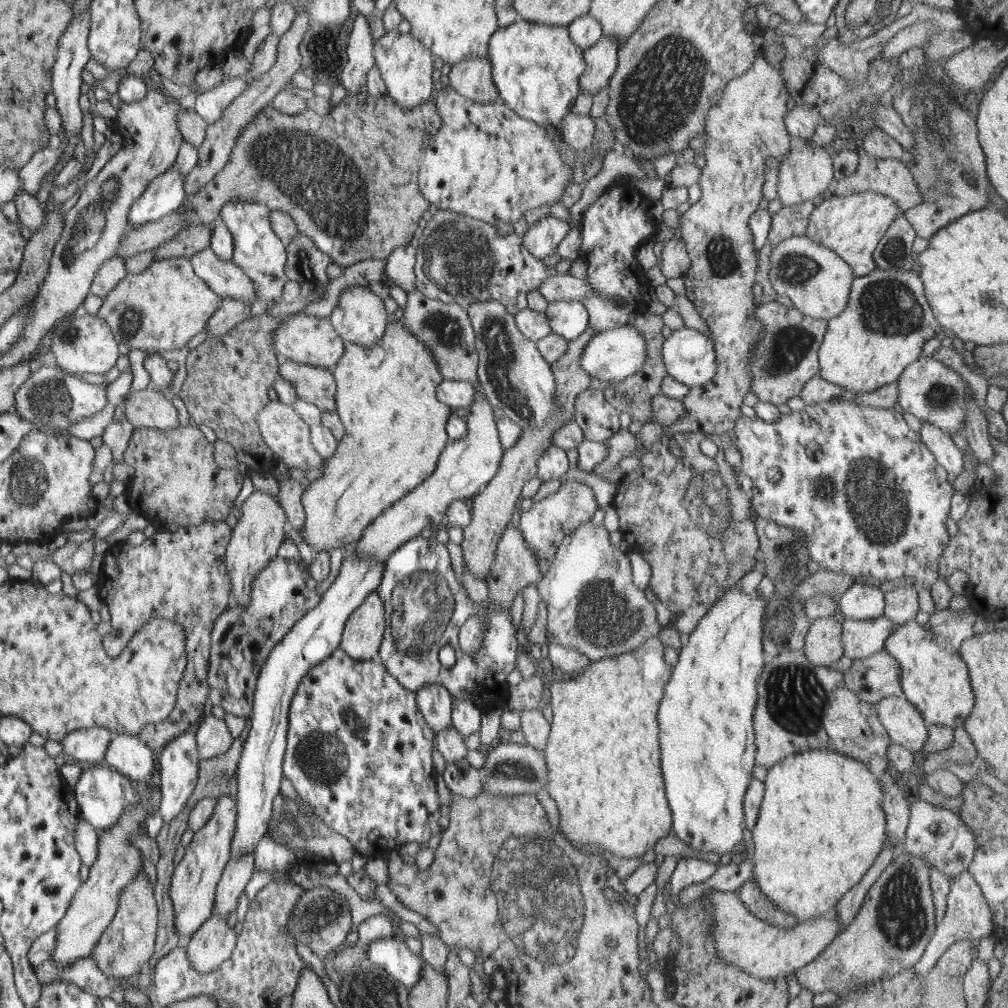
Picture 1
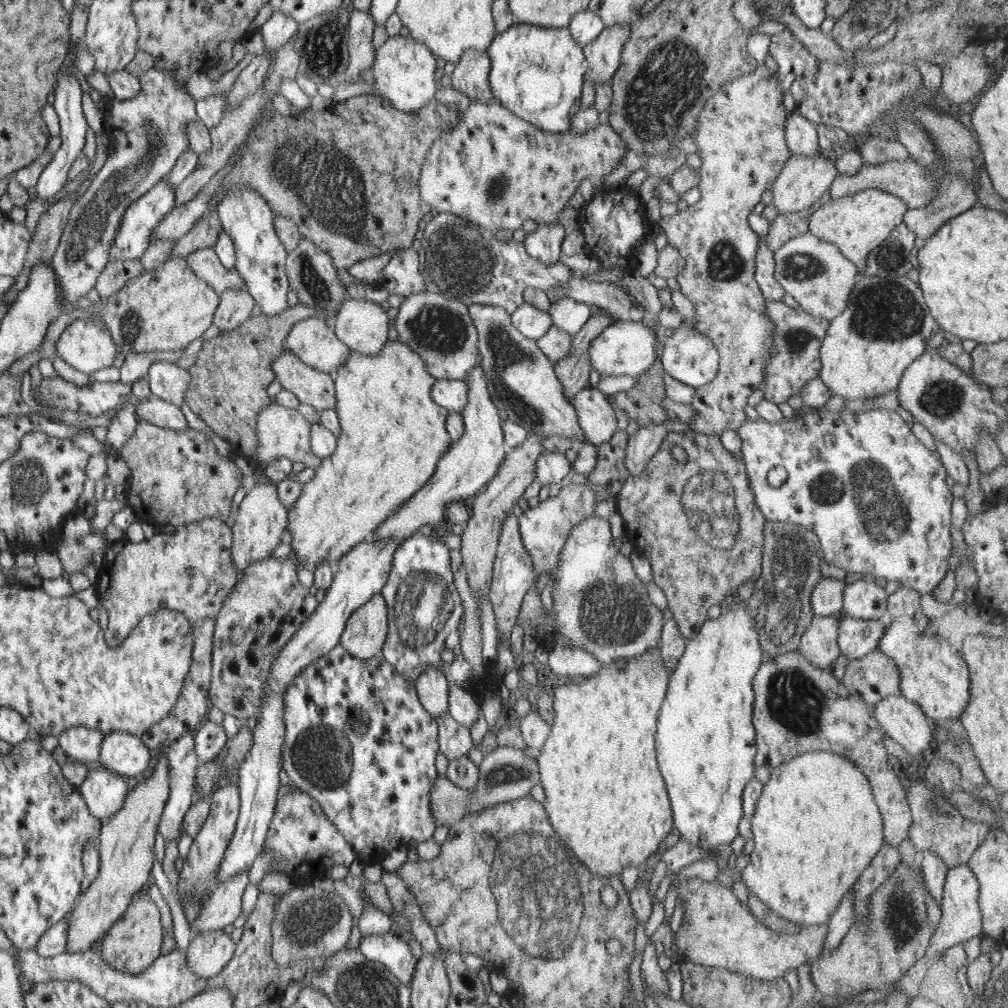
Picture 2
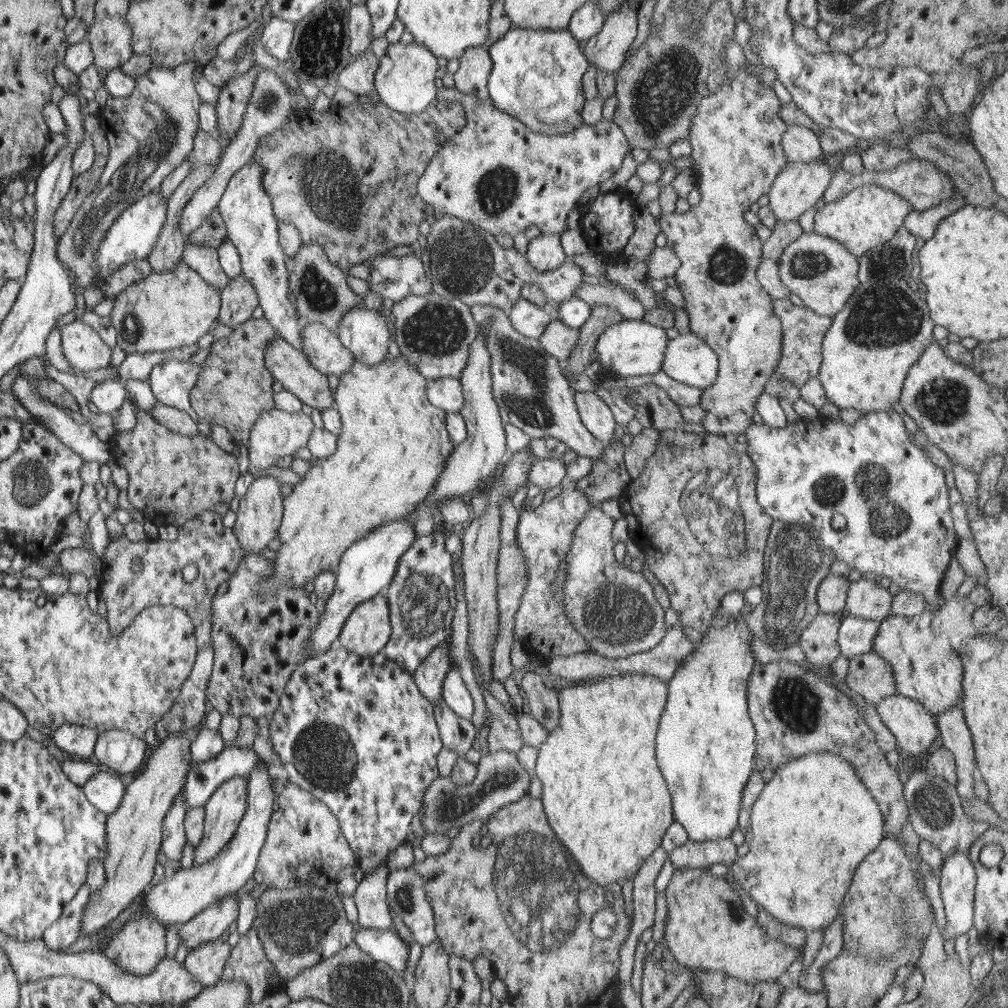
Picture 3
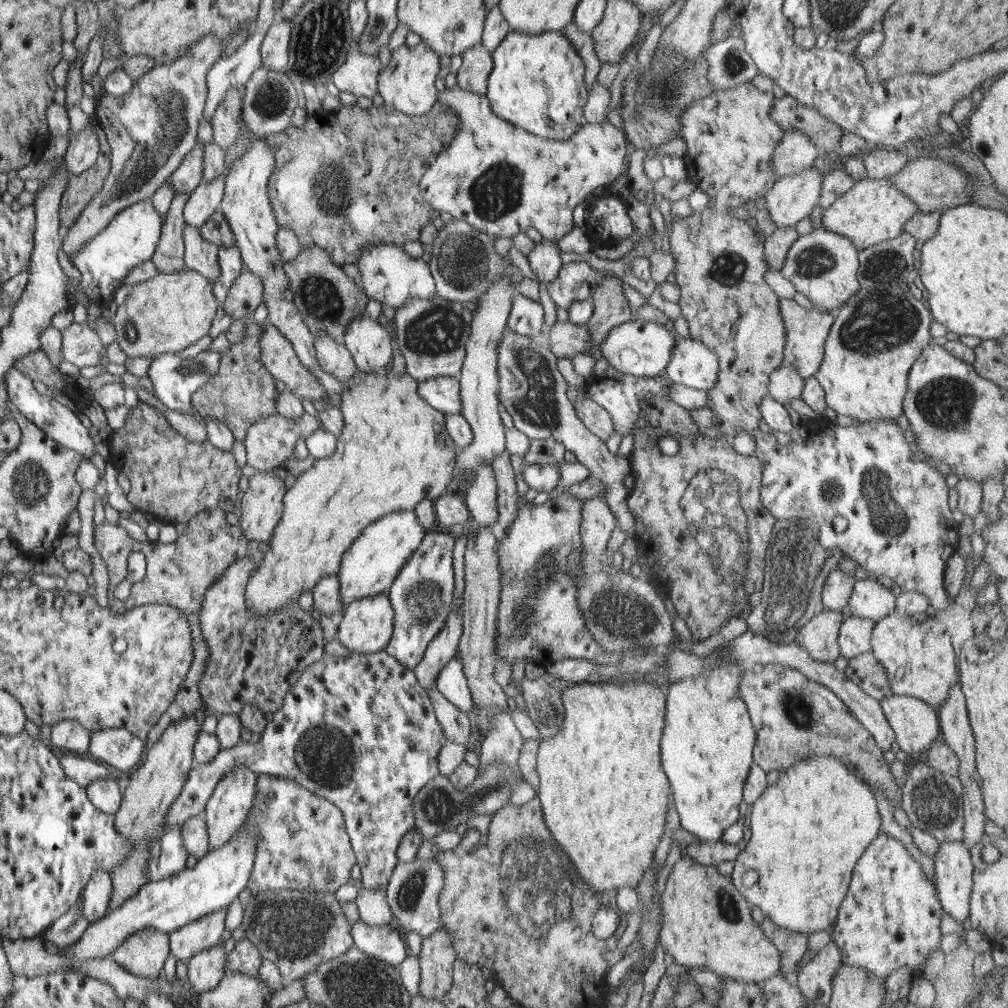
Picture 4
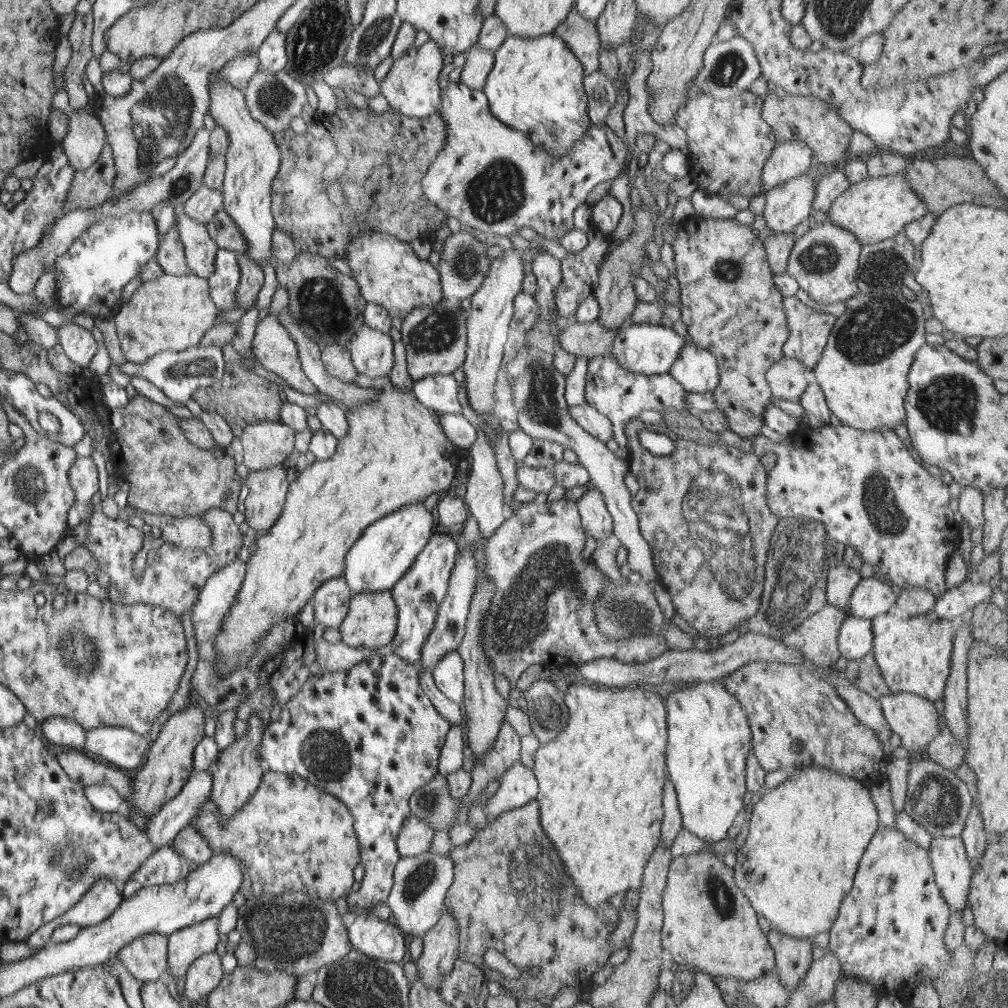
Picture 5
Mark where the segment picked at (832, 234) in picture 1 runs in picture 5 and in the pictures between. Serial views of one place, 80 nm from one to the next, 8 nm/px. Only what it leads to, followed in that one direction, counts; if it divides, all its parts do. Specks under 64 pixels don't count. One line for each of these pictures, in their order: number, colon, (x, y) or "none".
2: (857, 223)
3: (866, 217)
4: (873, 210)
5: (877, 208)

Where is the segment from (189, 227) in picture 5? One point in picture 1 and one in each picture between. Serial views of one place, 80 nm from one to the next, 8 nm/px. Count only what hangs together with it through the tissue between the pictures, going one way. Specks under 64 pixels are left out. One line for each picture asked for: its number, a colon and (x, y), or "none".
1: (224, 277)
2: (204, 263)
3: (204, 260)
4: (199, 254)

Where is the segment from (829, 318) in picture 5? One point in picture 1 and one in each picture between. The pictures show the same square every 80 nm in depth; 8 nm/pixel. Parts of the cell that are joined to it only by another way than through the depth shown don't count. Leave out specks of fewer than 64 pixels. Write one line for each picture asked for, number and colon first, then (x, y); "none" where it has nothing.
1: (786, 355)
2: (794, 351)
3: (802, 332)
4: (806, 330)

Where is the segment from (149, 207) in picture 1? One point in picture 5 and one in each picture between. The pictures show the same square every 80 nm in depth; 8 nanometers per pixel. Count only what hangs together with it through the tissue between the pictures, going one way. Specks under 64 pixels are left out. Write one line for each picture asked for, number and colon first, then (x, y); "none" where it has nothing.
2: (145, 214)
3: (132, 236)
4: (103, 262)
5: (90, 274)

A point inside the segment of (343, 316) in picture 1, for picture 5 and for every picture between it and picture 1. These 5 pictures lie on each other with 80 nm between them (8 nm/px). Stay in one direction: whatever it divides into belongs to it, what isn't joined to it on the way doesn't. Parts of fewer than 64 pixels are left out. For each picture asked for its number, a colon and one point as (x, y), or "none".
2: (361, 325)
3: (363, 331)
4: (369, 344)
5: (370, 350)

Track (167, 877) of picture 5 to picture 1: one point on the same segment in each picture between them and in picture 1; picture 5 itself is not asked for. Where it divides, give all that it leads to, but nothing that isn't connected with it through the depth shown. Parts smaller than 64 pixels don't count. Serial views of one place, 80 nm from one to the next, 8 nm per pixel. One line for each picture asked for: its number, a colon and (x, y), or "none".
1: (178, 762)
2: (182, 760)
3: (173, 832)
4: (171, 860)

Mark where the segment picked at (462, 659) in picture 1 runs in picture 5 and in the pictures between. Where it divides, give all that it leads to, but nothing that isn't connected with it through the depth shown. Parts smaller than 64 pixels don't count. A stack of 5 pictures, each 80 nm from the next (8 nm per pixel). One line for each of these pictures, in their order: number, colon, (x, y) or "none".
2: (423, 609)
3: (420, 597)
4: (420, 595)
5: (417, 593)

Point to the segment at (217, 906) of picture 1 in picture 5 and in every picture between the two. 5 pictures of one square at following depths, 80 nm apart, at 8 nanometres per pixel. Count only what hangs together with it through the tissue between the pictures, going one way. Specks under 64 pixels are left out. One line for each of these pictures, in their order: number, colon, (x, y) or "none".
2: (222, 906)
3: (209, 925)
4: (205, 933)
5: (186, 945)

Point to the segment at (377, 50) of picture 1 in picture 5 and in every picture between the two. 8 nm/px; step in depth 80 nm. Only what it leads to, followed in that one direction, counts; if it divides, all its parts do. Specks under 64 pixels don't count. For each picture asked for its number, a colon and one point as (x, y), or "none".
2: (402, 68)
3: (404, 80)
4: (406, 83)
5: (411, 88)

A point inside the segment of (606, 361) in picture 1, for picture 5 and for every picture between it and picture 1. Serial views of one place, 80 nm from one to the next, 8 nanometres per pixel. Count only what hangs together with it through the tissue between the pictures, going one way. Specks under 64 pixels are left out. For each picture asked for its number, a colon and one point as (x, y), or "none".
2: (628, 348)
3: (631, 348)
4: (634, 348)
5: (649, 349)

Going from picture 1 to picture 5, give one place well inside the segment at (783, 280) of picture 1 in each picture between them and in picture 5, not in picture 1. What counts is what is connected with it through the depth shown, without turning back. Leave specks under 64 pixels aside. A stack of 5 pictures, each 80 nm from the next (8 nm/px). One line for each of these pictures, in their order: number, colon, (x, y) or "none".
2: (812, 271)
3: (821, 272)
4: (822, 266)
5: (823, 261)

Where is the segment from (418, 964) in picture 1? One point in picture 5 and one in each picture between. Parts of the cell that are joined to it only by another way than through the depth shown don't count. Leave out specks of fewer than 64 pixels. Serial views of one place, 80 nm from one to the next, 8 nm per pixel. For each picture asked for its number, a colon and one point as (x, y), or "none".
2: (387, 950)
3: (384, 946)
4: (383, 943)
5: (380, 940)

